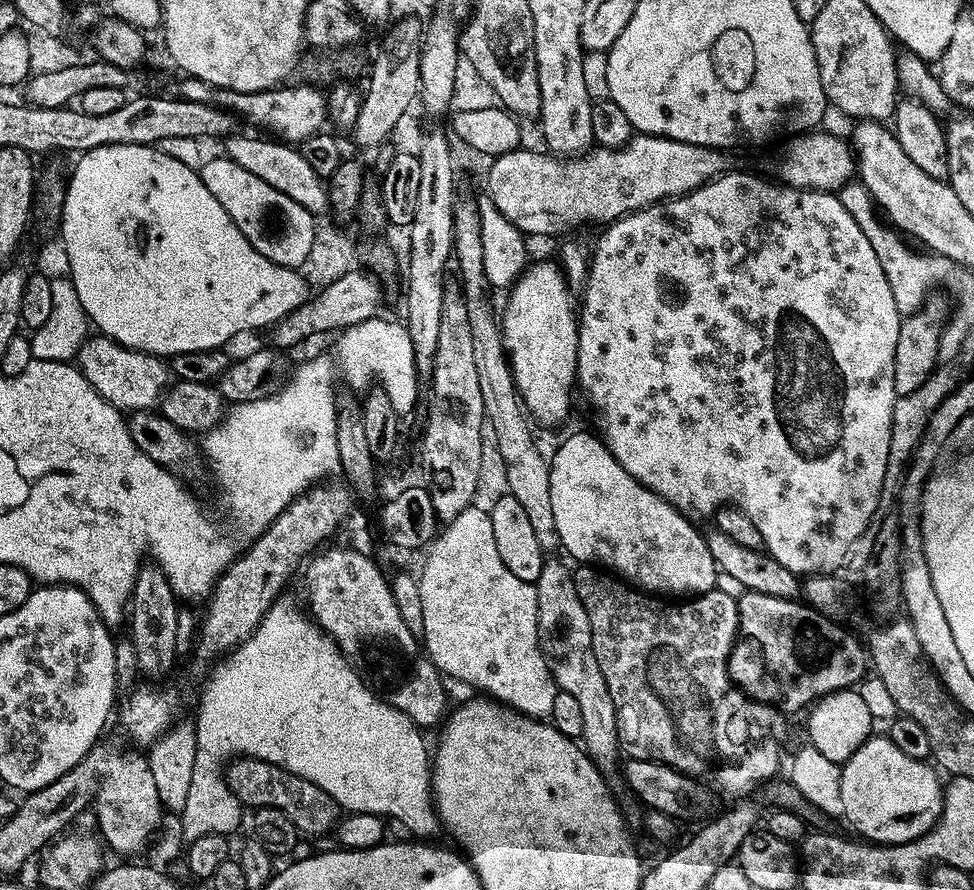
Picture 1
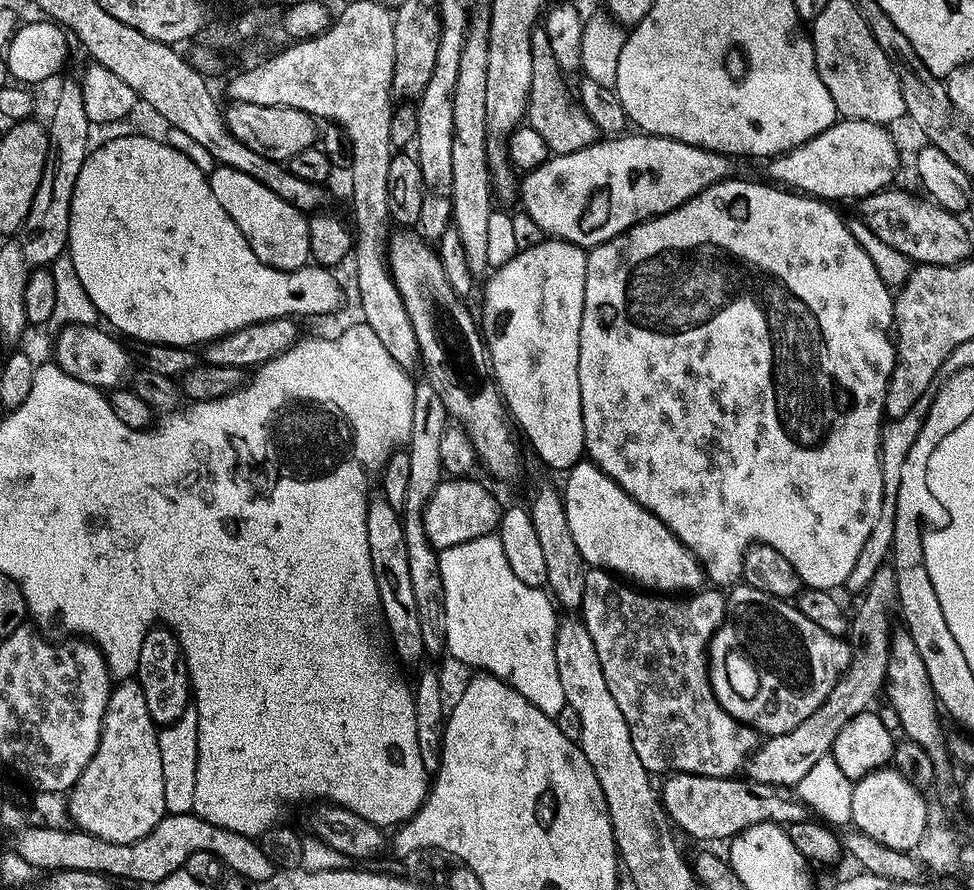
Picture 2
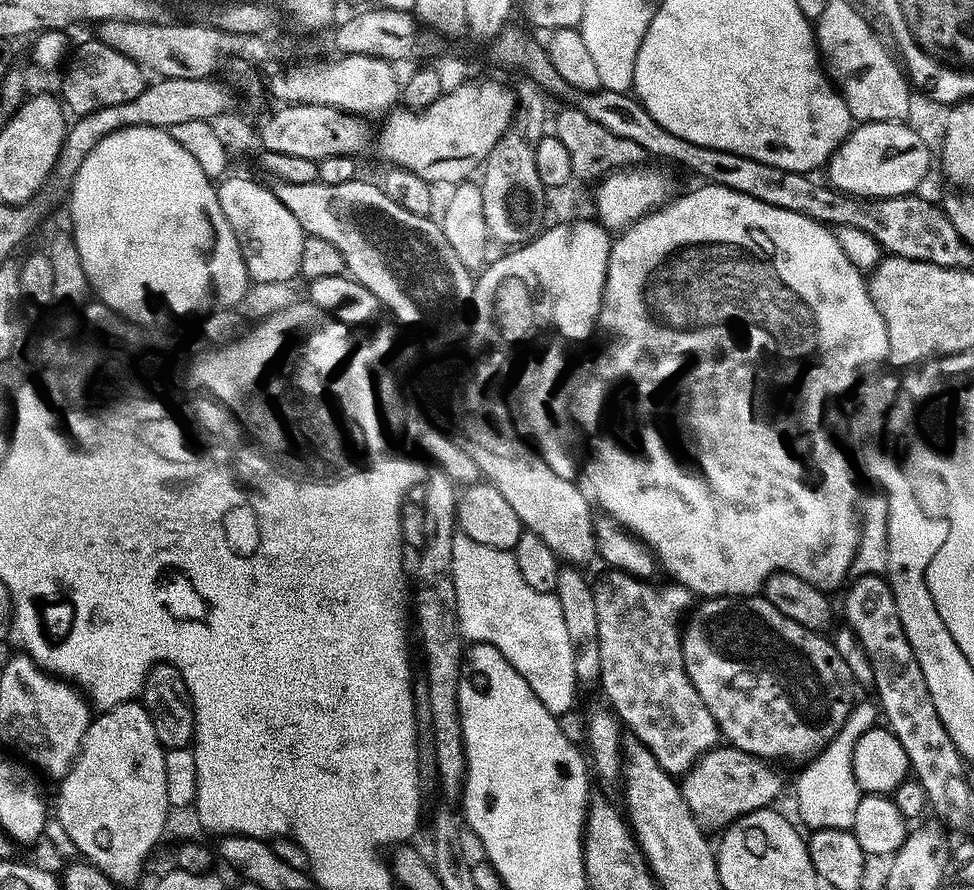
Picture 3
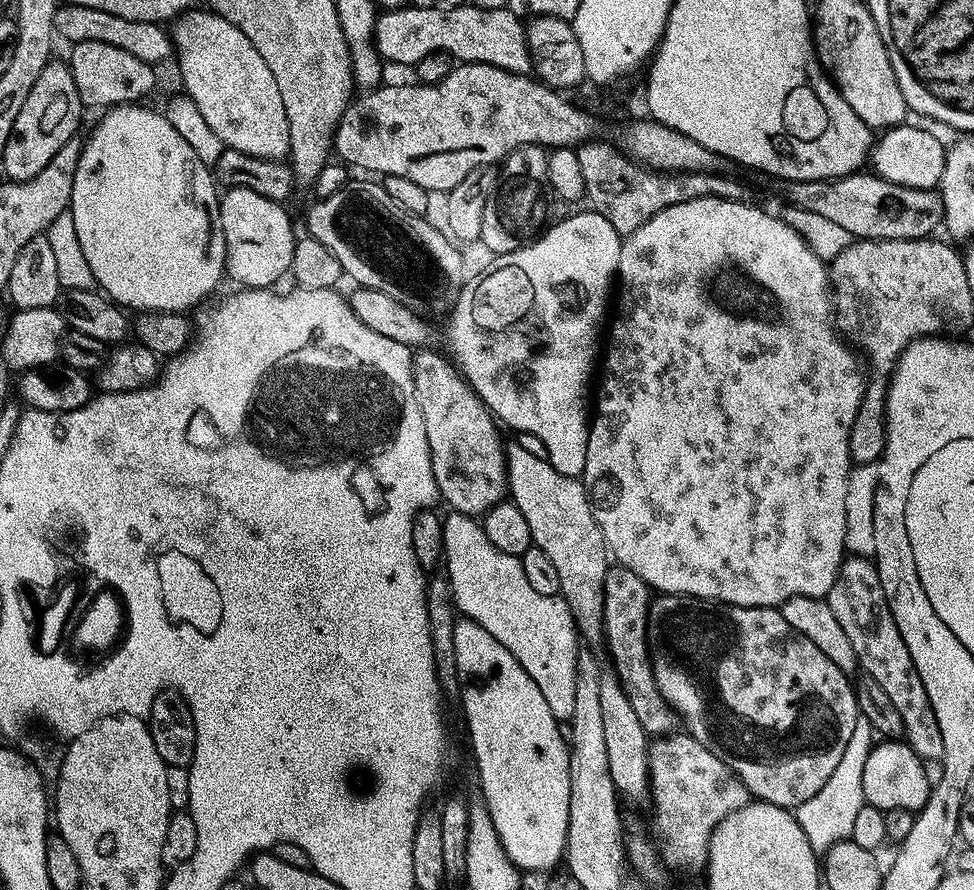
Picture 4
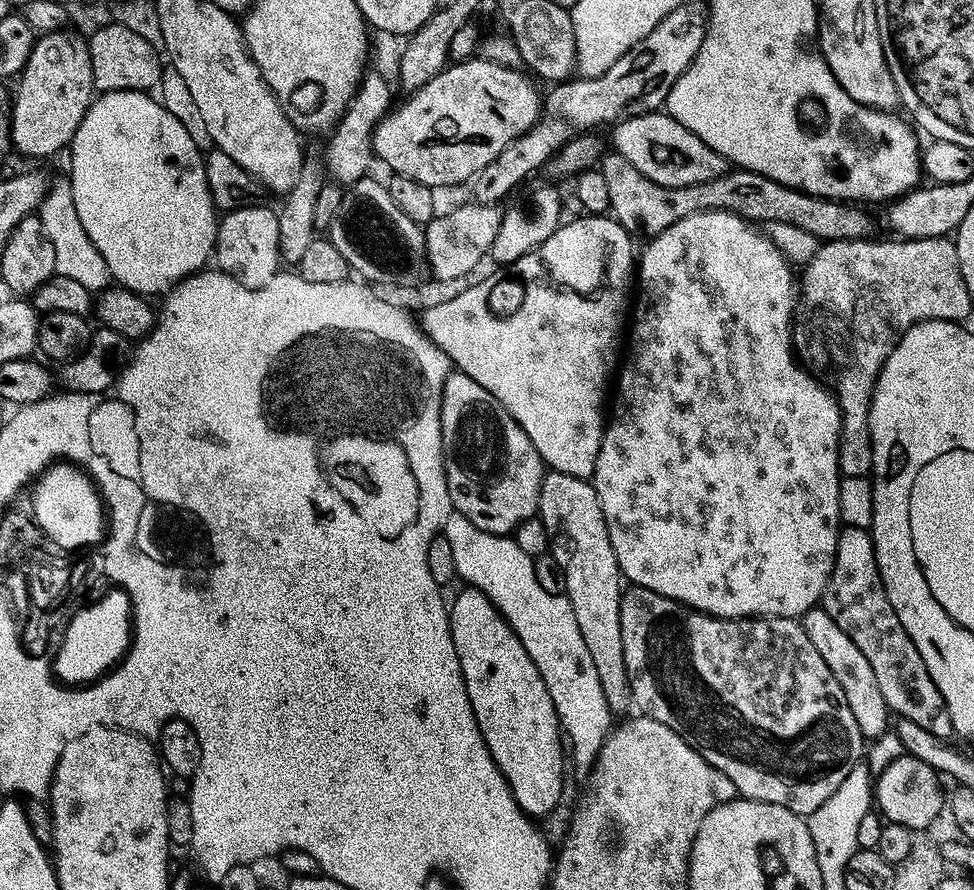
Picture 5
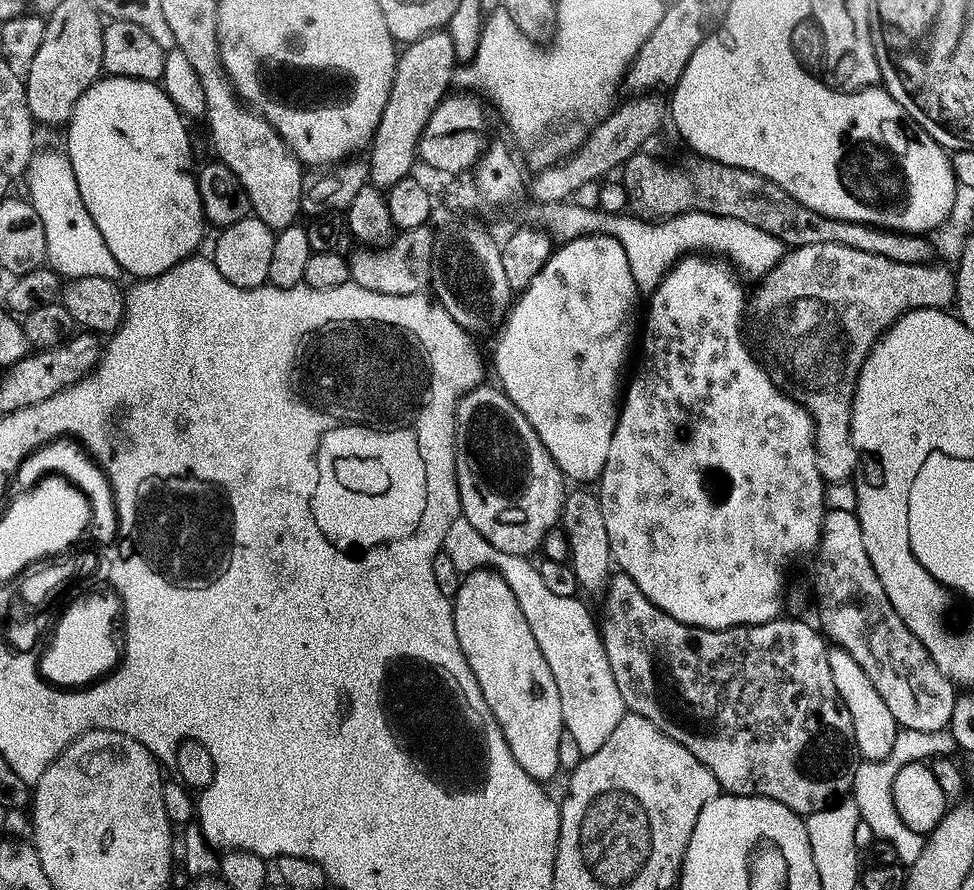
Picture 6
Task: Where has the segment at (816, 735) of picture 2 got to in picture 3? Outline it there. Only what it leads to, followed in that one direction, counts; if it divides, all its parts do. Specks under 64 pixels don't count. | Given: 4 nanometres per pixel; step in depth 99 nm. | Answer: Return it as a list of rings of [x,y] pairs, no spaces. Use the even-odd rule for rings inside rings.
[[[717,746],[703,753],[689,768],[692,769],[682,779],[680,793],[684,795],[684,802],[696,817],[697,823],[708,830],[727,826],[748,812],[773,805],[782,790],[782,780],[771,763],[731,746]]]

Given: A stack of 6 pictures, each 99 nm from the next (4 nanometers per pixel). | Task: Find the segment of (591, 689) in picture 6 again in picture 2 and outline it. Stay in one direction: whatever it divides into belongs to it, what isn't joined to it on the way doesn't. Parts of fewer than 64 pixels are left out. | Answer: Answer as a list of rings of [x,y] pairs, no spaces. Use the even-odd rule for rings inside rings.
[[[489,534],[479,536],[468,542],[455,544],[449,548],[443,549],[439,553],[440,557],[440,578],[444,587],[444,614],[442,617],[442,631],[444,634],[444,646],[447,655],[452,655],[460,664],[469,664],[470,667],[476,668],[472,670],[483,670],[485,673],[497,676],[499,680],[504,680],[514,690],[518,690],[518,694],[522,694],[522,698],[530,701],[538,710],[542,710],[542,714],[555,717],[565,708],[564,695],[562,694],[562,682],[558,676],[558,662],[556,661],[556,625],[558,623],[557,605],[554,603],[551,595],[544,588],[531,588],[526,586],[526,582],[522,582],[514,575],[514,570],[510,570],[510,562],[506,562],[506,553],[502,550],[502,542],[499,535]]]

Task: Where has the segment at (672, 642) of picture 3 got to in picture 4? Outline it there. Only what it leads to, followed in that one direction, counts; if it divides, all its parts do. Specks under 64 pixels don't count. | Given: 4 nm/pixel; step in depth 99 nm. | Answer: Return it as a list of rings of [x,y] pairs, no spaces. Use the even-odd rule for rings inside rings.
[[[619,566],[609,567],[604,583],[604,644],[612,655],[611,667],[620,680],[638,722],[647,730],[649,737],[659,738],[671,733],[678,724],[677,713],[662,698],[652,673],[652,656],[648,647],[648,605],[650,589],[648,583],[634,570]]]

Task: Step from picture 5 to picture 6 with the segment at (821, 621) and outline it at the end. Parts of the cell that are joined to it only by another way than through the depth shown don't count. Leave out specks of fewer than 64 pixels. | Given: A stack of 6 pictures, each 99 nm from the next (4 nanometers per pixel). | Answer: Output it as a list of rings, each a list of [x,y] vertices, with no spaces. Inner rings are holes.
[[[835,646],[829,647],[828,657],[830,658],[830,674],[834,674],[834,686],[838,686],[838,694],[850,710],[850,718],[854,722],[854,742],[856,751],[863,759],[881,760],[890,754],[894,747],[894,738],[898,731],[898,725],[894,714],[890,714],[886,702],[882,702],[882,694],[878,694],[874,682],[870,682],[870,677],[866,675],[866,670],[846,654],[844,648]]]

